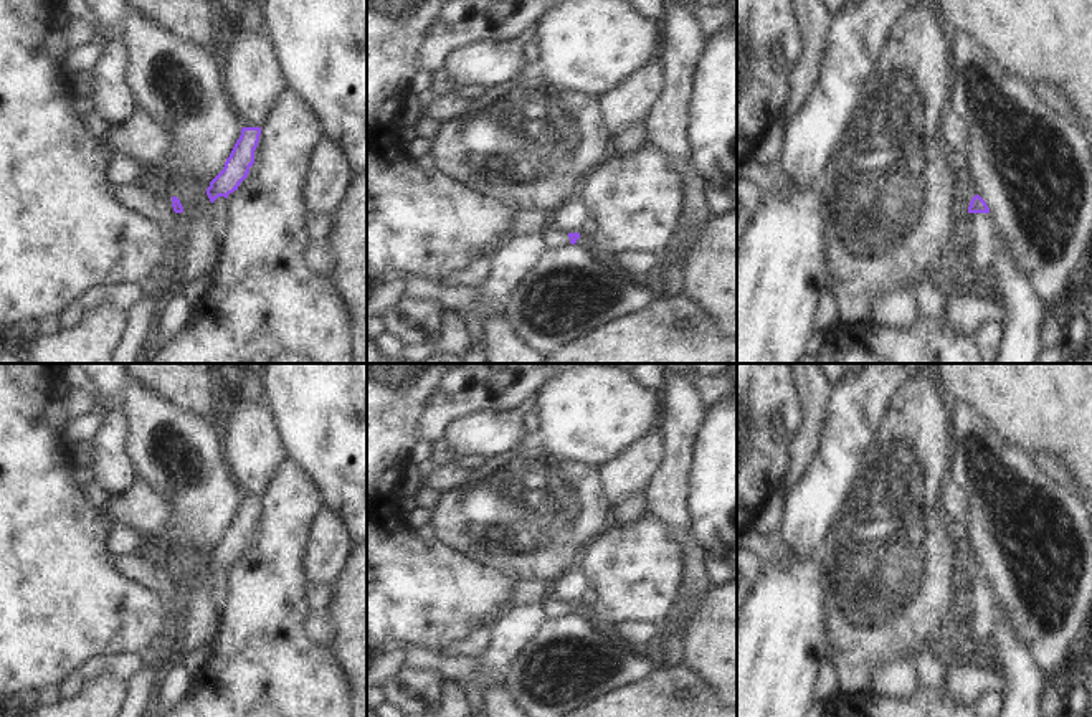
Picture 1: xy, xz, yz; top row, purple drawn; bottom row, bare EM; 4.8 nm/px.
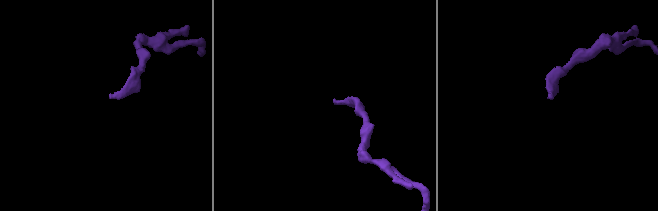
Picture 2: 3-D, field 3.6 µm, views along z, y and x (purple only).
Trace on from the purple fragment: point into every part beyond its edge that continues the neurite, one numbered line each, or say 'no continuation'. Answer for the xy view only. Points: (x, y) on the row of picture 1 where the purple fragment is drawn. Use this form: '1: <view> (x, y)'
1: xy (169, 280)

